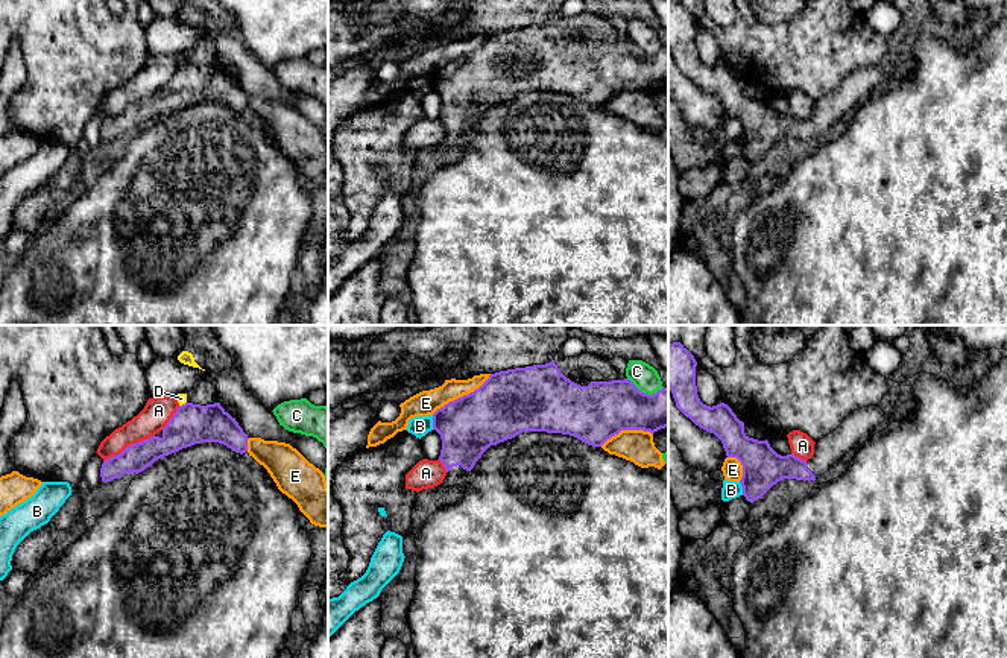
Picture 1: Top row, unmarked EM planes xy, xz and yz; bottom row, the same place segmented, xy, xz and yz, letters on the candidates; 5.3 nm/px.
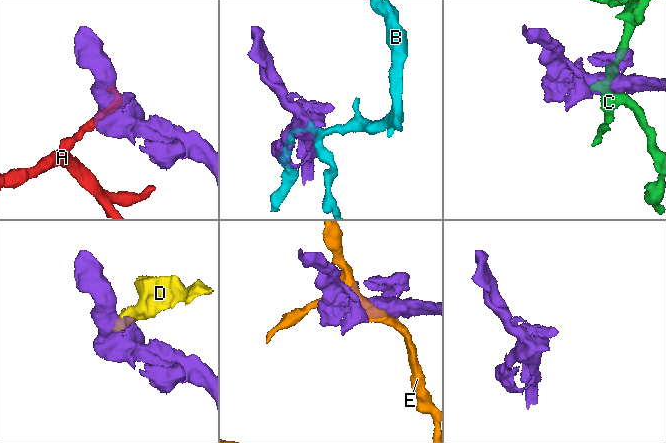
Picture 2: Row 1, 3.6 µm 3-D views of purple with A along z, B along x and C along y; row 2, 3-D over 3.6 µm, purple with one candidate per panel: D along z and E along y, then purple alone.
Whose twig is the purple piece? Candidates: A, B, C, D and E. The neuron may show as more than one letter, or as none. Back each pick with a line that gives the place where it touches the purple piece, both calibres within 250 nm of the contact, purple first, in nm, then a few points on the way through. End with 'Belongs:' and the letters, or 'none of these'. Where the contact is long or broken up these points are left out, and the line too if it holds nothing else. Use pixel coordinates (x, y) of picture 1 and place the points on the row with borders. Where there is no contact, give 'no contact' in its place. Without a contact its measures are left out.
Belongs: none of these

